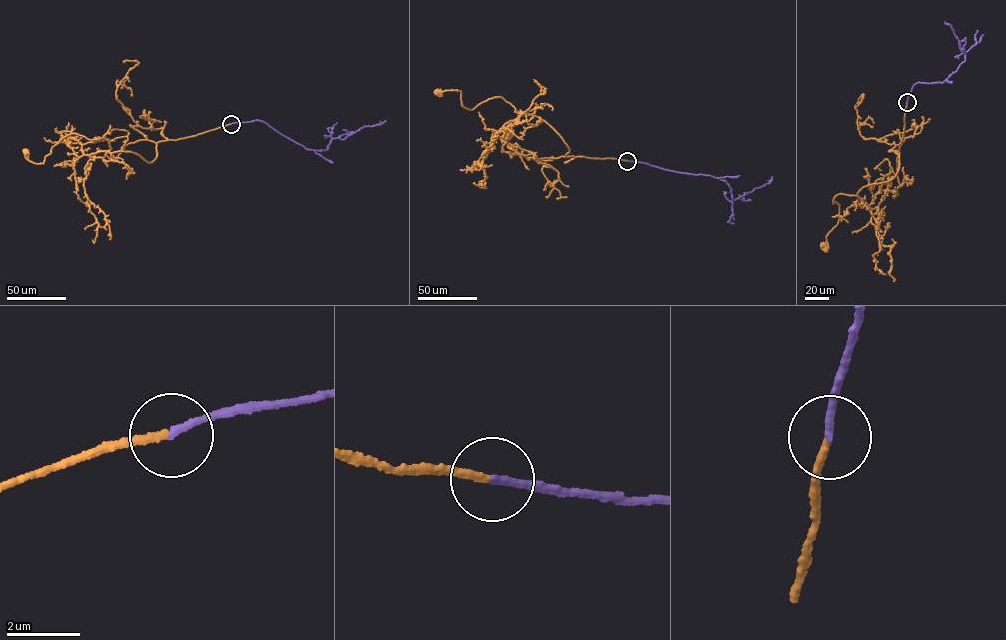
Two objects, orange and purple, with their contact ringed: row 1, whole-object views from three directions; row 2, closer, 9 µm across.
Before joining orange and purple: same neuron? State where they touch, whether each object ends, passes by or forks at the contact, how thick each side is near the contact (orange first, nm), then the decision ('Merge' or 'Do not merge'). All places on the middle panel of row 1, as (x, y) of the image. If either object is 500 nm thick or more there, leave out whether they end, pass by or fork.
Place: (627, 161). At the ring orange ends. At the ring purple ends. Thickness 200 nm (orange) against 190 nm. Merge

